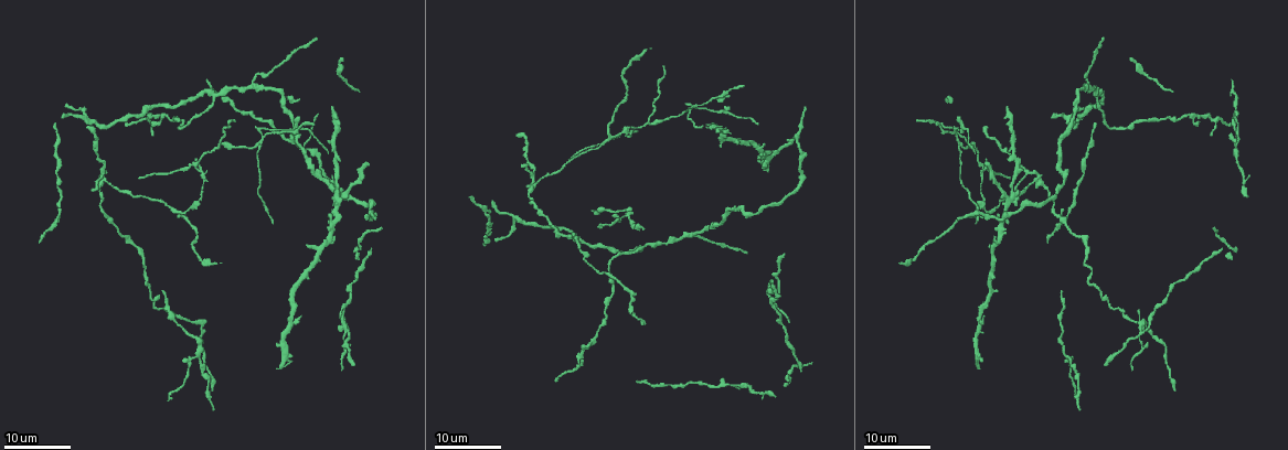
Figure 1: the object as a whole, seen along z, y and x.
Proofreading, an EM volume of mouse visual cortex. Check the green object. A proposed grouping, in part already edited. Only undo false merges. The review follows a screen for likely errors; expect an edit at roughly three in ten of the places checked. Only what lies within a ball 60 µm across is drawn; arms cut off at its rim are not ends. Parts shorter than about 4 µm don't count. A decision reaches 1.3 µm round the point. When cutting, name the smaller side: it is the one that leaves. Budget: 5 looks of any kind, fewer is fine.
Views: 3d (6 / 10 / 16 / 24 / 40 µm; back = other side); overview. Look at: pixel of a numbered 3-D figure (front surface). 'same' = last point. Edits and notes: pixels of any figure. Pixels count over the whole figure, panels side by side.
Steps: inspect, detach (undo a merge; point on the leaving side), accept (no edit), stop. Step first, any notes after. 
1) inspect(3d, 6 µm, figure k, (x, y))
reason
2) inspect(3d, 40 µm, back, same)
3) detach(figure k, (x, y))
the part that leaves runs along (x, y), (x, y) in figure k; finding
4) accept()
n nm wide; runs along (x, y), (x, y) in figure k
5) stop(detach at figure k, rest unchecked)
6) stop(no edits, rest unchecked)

inspect(3d, 16 µm, figure 1, (252, 85))

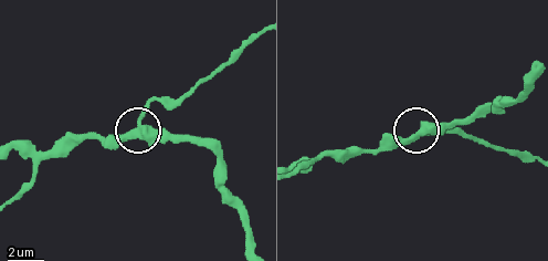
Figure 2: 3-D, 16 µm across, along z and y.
inspect(3d, 6 µm, figure 2, (137, 130))

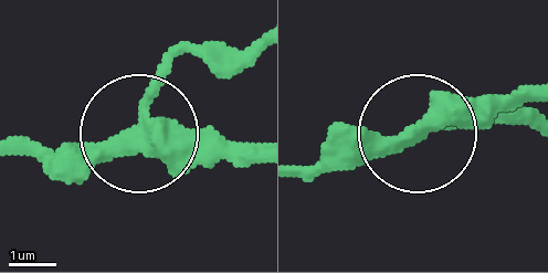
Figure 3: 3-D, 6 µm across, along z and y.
accept()
side arm 29 µm; runs along (255, 158), (172, 158), (140, 134), (160, 74), (204, 43) in figure 3; continuous, no second cell

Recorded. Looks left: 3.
inspect(3d, 16 µm, figure 1, (212, 98))
branch point

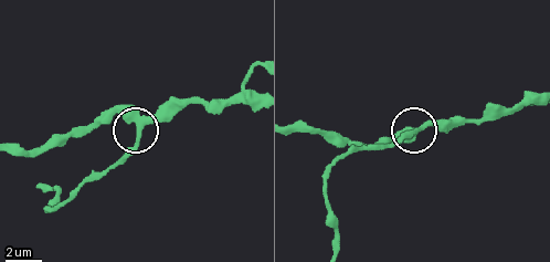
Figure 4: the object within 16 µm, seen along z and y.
inspect(3d, 6 µm, figure 4, (138, 126))

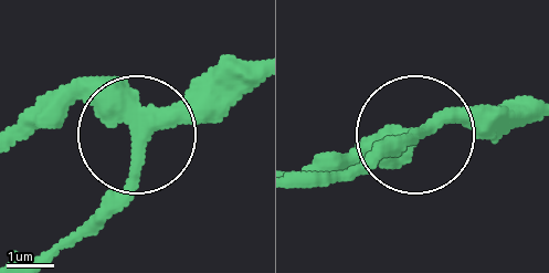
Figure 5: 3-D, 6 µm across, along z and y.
inspect(3d, 6 µm, back, figure 5, (139, 133))
other side

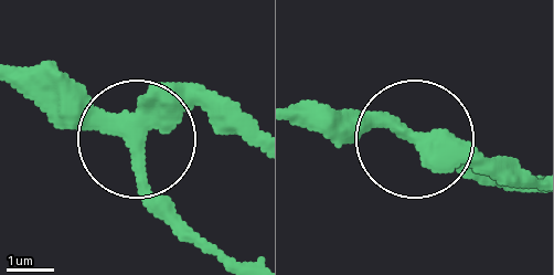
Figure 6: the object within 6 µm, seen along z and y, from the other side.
accept()
3 arms; runs along (300, 115), (383, 115), (510, 170) in figure 6; all the same cell

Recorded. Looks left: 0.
stop(no edits, rest unchecked)

